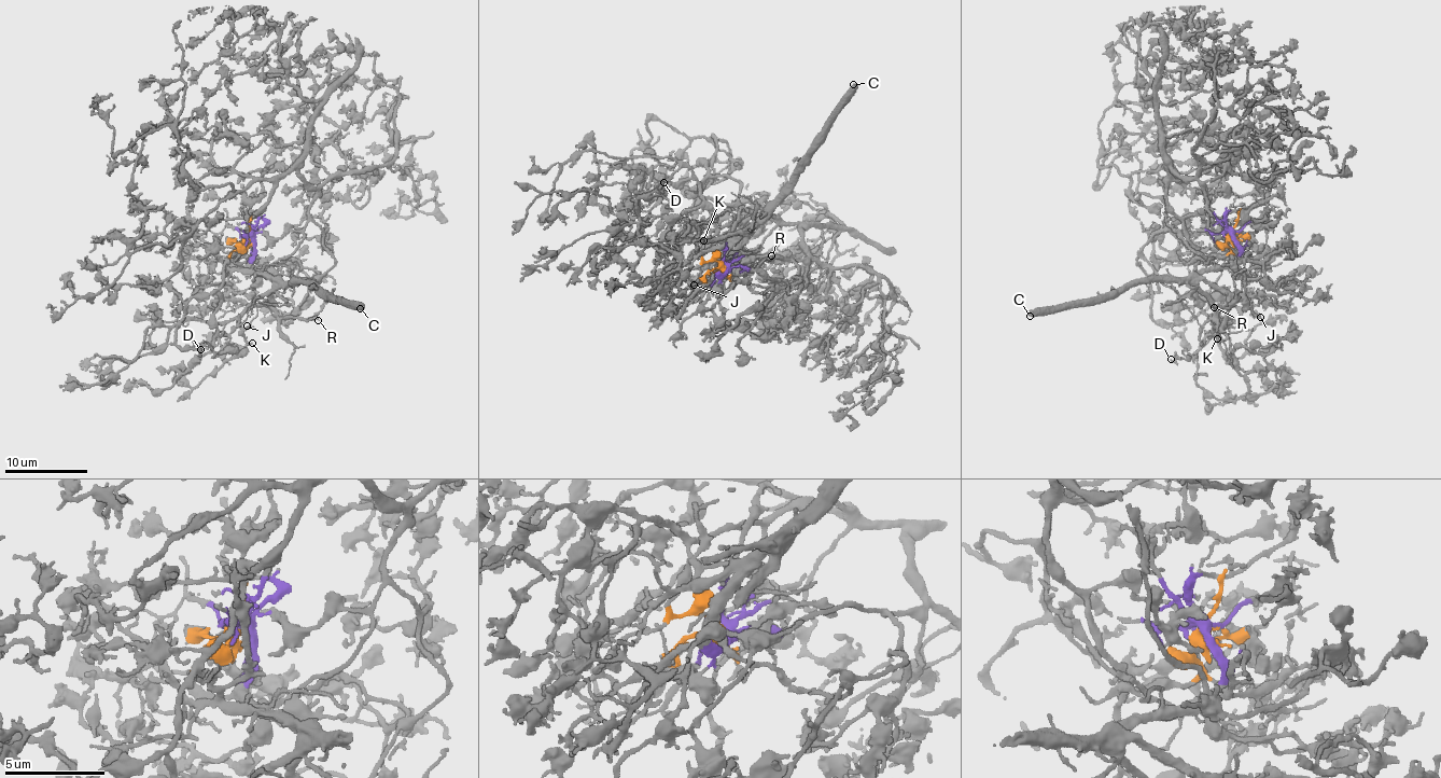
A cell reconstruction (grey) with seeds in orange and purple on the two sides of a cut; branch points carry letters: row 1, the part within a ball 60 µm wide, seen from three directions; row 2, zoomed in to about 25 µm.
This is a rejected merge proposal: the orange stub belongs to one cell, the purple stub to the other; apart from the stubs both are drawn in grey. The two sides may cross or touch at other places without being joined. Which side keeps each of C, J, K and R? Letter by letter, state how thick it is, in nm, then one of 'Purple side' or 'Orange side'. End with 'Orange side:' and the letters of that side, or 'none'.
C: Thickness 550 nm. Purple side
J: Thickness 140 nm. Purple side
K: Thickness 150 nm. Purple side
R: Thickness 160 nm. Purple side
Orange side: none

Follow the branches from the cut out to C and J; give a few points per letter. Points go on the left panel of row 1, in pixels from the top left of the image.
C: (249, 238), (254, 258), (250, 263), (259, 272), (282, 281), (304, 280), (322, 293), (351, 301), (361, 308)
J: (249, 238), (254, 258), (250, 263), (276, 283), (270, 300), (260, 304), (247, 327)

